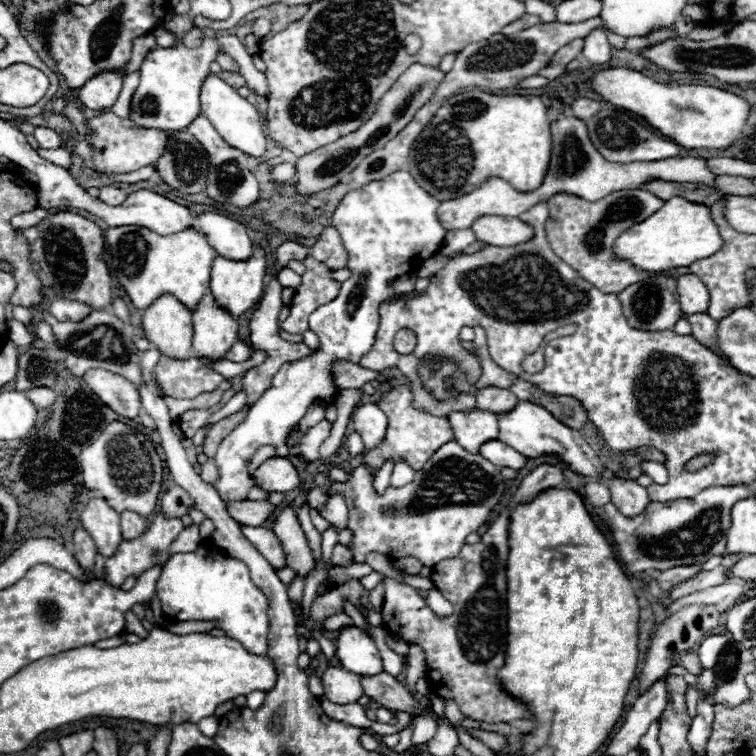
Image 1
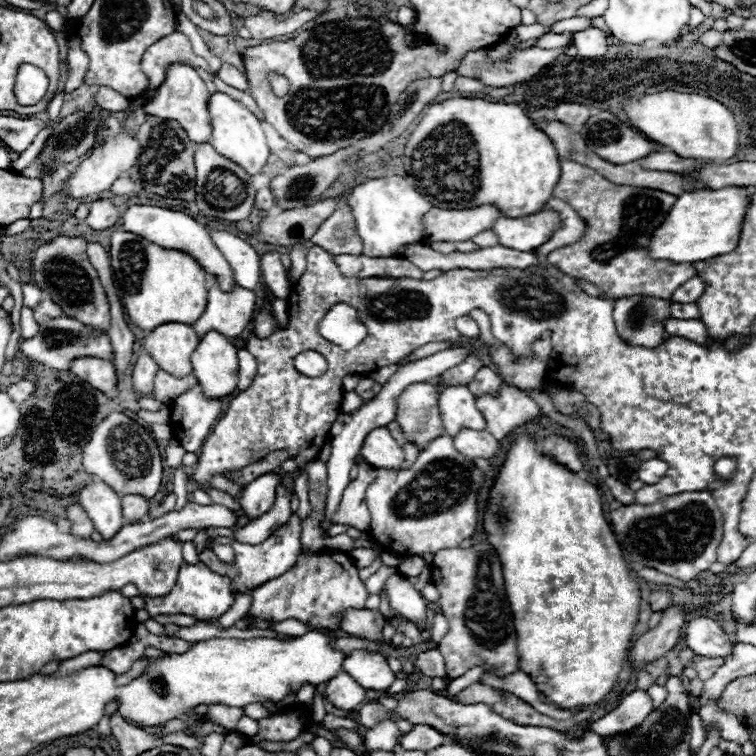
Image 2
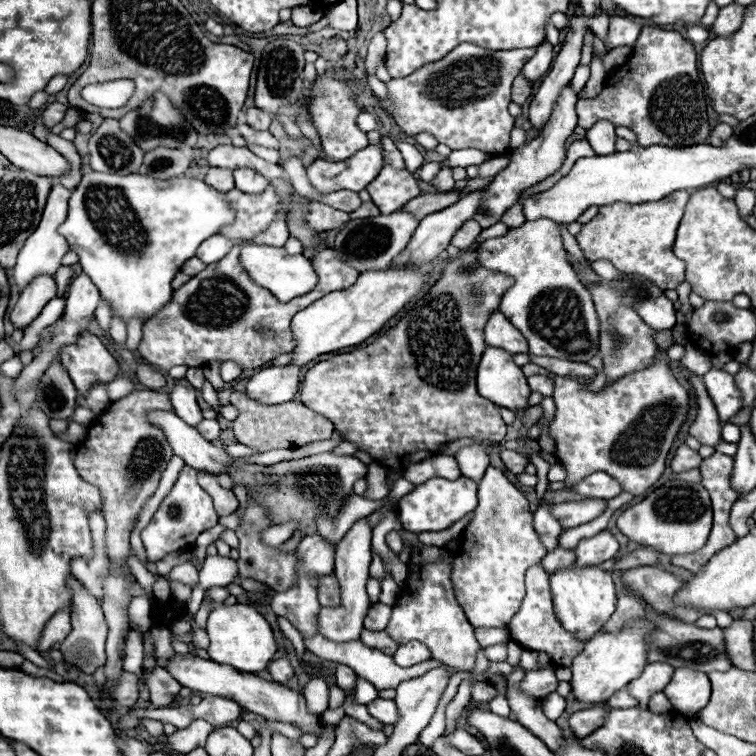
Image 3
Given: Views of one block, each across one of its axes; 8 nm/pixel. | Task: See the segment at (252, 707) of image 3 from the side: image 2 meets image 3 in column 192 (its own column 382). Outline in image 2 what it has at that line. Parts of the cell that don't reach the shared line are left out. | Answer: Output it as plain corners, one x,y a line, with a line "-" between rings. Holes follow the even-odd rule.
354,650
342,666
364,690
386,690
396,678
380,652

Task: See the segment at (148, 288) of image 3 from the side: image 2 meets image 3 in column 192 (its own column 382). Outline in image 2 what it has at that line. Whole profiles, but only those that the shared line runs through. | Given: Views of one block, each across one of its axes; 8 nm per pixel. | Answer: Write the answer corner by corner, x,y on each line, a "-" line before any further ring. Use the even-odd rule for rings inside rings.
400,176
376,178
354,186
350,196
350,208
354,212
358,236
364,242
364,254
370,258
390,258
400,246
420,242
422,238
422,214
430,210
430,202
422,198
408,182

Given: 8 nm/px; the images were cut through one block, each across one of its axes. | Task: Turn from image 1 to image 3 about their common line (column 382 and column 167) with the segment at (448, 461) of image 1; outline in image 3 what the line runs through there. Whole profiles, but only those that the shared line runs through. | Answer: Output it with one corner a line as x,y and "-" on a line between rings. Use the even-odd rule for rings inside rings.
184,466
180,470
180,476
174,482
172,490
164,496
158,510
154,512
154,518
142,530
142,542
144,542
144,548
146,548
148,562
158,562
166,554
176,552
176,550
190,550
194,546
198,534
210,530
216,524
218,524
218,514
212,506
212,498
200,488
196,470

